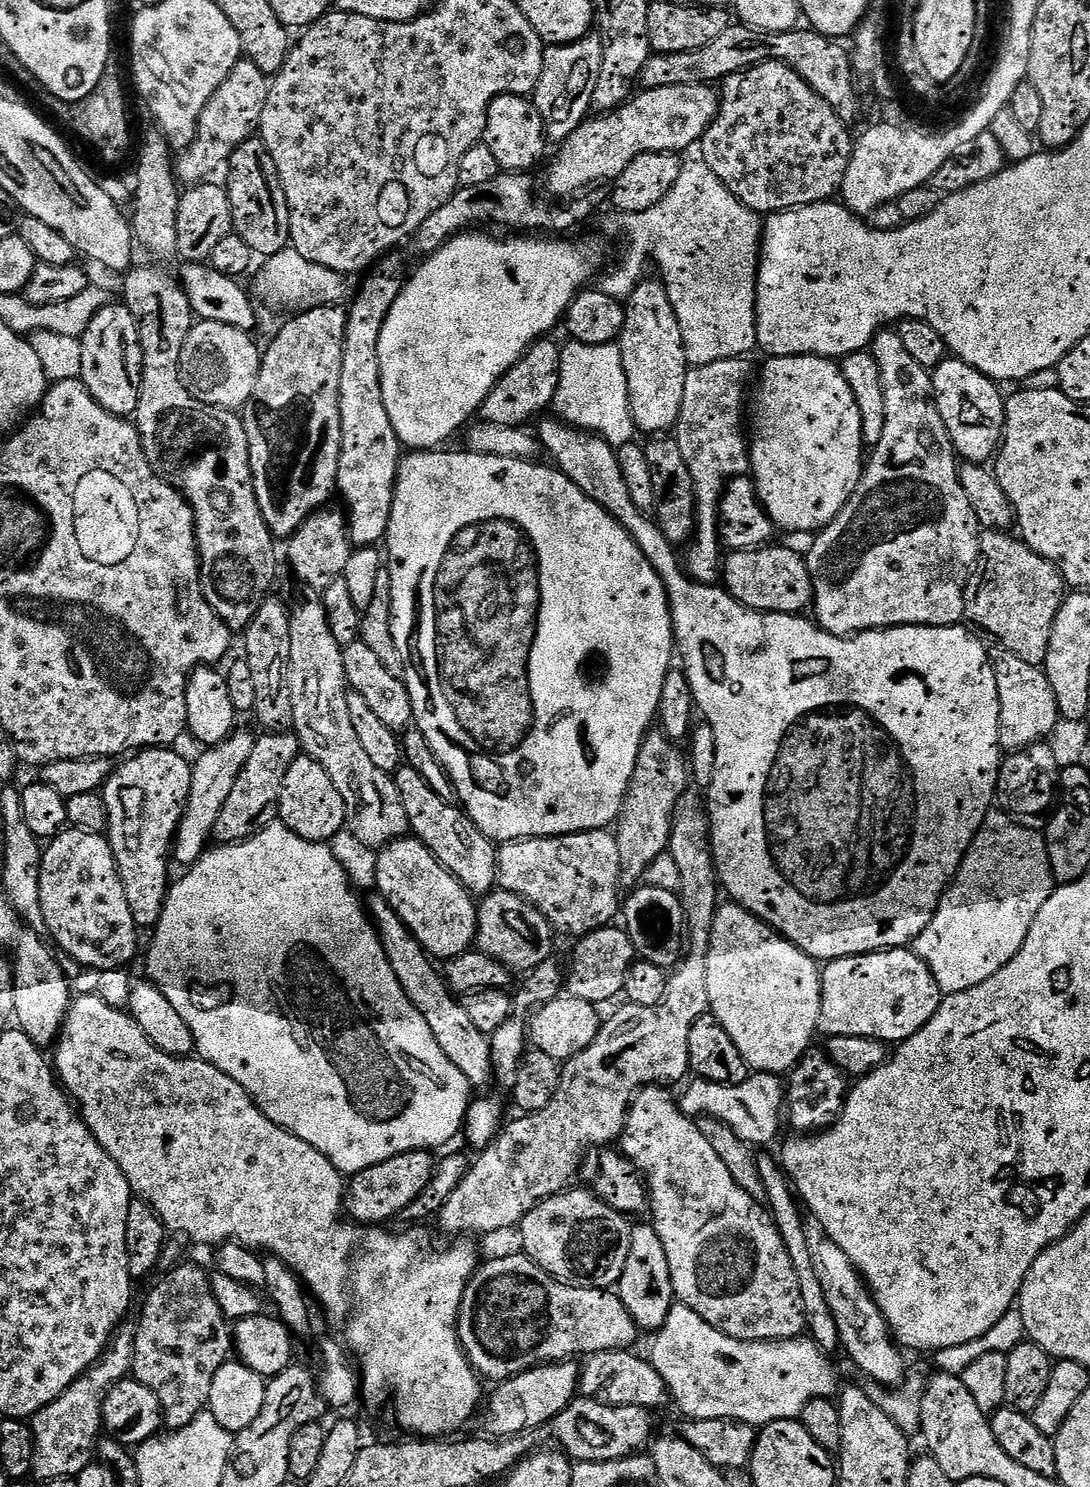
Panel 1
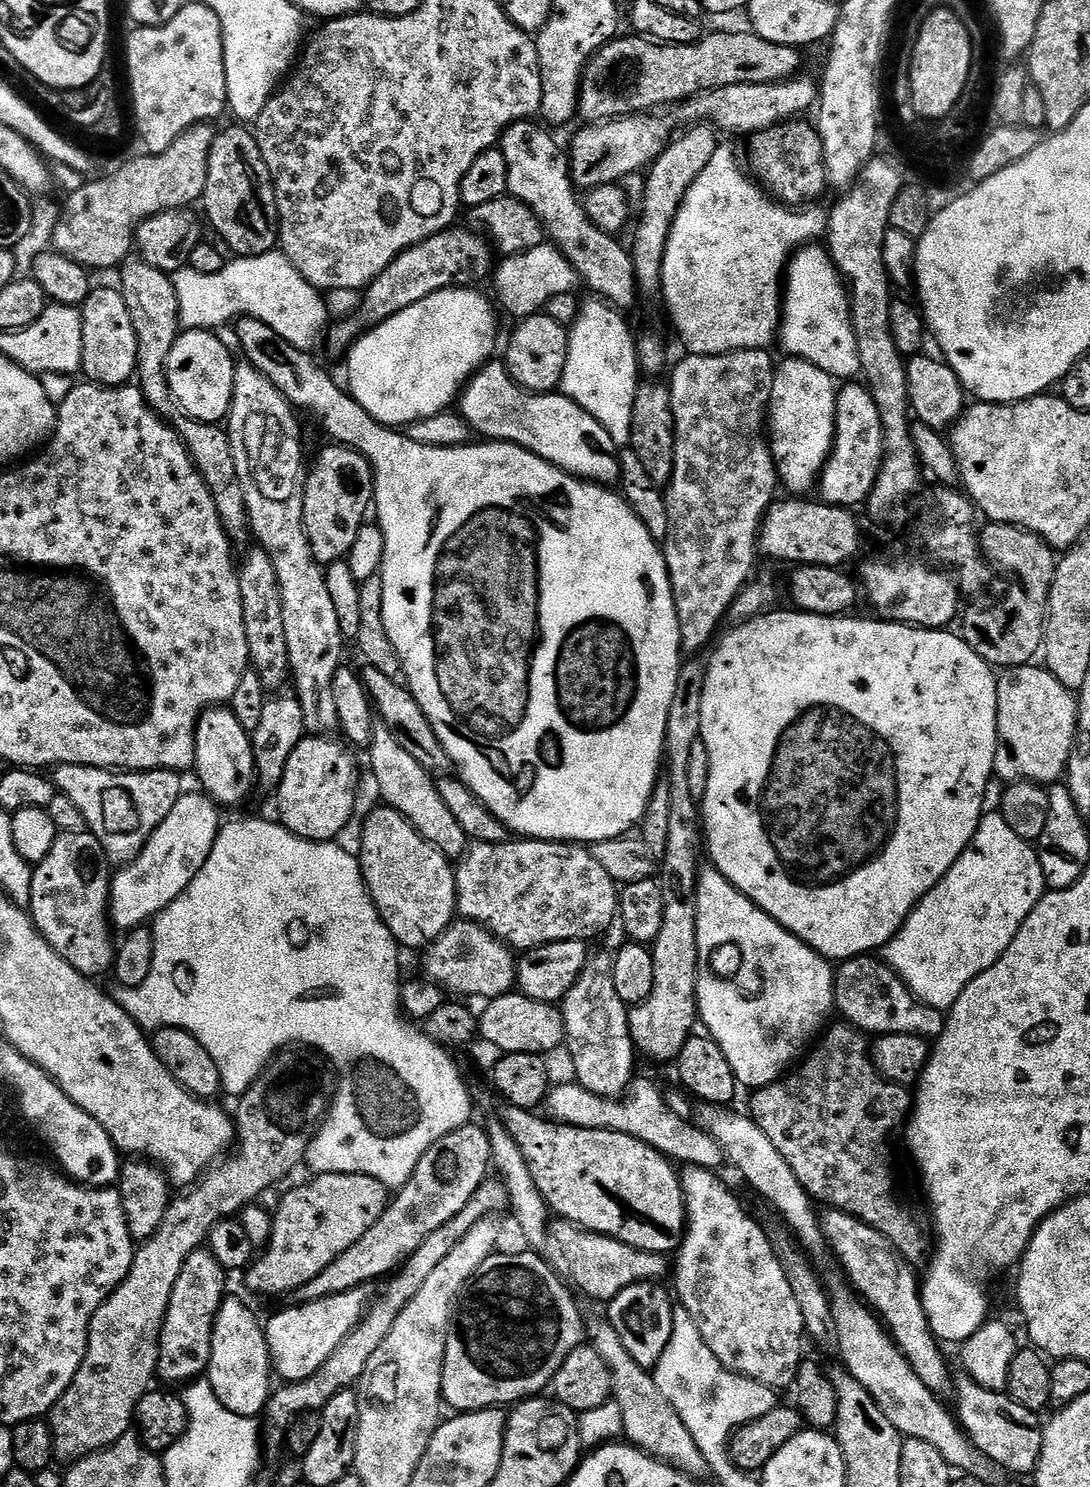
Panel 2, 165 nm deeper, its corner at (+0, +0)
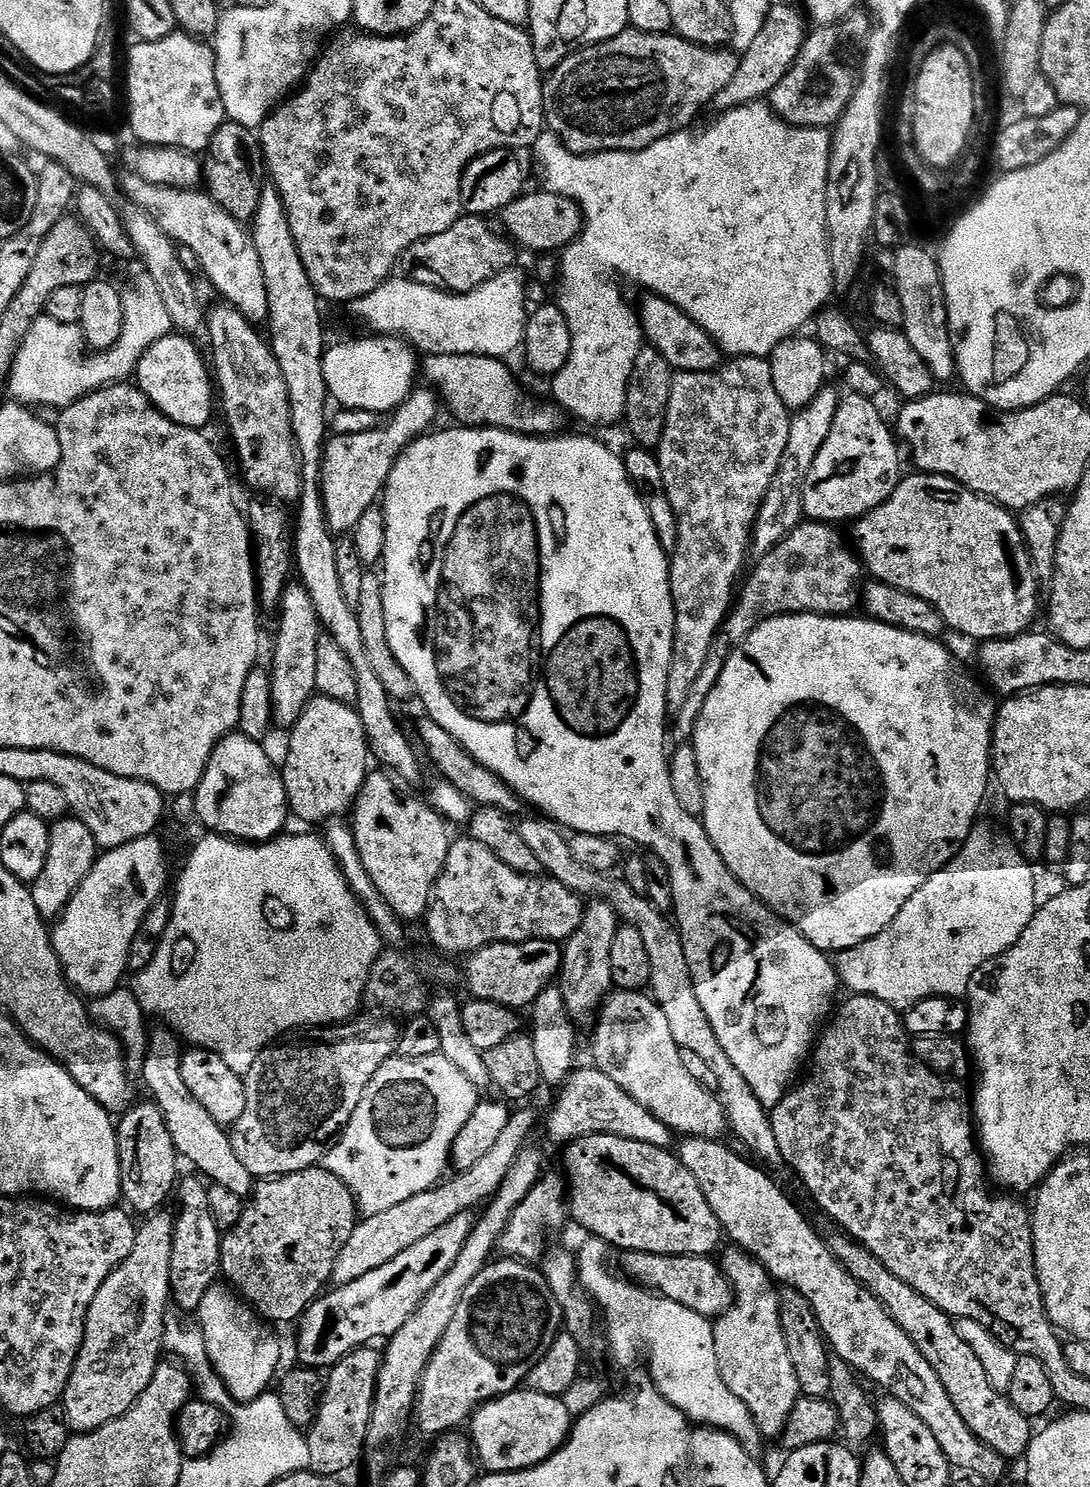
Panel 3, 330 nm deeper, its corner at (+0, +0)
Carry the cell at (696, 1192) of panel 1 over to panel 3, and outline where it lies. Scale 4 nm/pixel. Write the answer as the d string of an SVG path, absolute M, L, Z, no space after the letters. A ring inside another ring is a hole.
M731 1250L724 1257L719 1257L718 1264L725 1278L732 1287L732 1304L723 1316L714 1324L714 1350L718 1354L718 1366L722 1374L722 1382L730 1386L730 1390L750 1410L754 1422L758 1426L761 1437L784 1435L784 1427L795 1403L802 1393L798 1386L798 1374L794 1374L794 1362L790 1362L790 1350L786 1338L782 1334L782 1322L780 1321L780 1292L777 1281L757 1261L746 1252Z

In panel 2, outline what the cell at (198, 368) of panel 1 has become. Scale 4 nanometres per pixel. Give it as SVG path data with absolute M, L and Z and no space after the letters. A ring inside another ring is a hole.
M184 330L177 336L168 359L168 385L172 399L193 420L220 424L227 417L234 394L237 361L212 330Z

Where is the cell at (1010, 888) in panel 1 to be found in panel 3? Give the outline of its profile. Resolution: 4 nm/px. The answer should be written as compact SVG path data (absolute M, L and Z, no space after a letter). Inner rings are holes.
M984 822L977 823L972 833L968 835L968 840L957 852L954 859L945 868L939 868L916 891L914 898L910 898L910 902L906 902L906 906L902 906L898 918L894 918L894 922L890 922L890 926L886 926L886 930L882 930L882 934L878 934L858 946L854 946L850 950L839 953L835 957L834 963L839 983L843 987L845 984L849 988L847 990L849 993L857 996L873 996L897 1010L907 1010L914 1007L918 1002L922 1002L926 998L934 998L935 996L945 996L947 1000L960 1000L967 997L970 978L973 974L986 962L996 960L1004 955L1005 952L1010 951L1014 946L1014 942L1018 942L1018 938L1022 938L1022 930L1026 930L1026 926L1030 926L1030 918L1034 918L1038 907L1038 899L1036 900L1036 872L1032 868L1035 867L1016 849L1015 843L1007 835L996 836L995 830L990 825L984 824Z

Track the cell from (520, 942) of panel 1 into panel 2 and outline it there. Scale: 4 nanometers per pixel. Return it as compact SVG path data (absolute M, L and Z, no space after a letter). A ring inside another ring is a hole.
M457 919L435 942L428 945L426 955L428 957L424 964L428 967L427 979L435 981L449 993L457 992L460 995L457 997L484 996L485 1001L490 1001L517 987L518 960L513 949L483 924L476 924L473 920Z

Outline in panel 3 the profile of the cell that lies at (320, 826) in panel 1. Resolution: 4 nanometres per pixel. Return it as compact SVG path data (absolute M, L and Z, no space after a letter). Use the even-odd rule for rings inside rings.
M317 694L306 706L302 718L298 718L298 722L292 727L289 736L292 737L288 740L288 753L284 756L284 764L282 763L282 775L291 815L295 819L297 816L308 824L320 824L319 826L343 817L355 805L356 795L362 790L364 779L370 771L368 739L355 707Z

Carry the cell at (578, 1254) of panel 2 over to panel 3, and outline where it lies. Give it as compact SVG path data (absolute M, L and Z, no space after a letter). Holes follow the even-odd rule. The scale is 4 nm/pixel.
M624 1252L623 1275L633 1284L649 1289L658 1296L665 1296L694 1314L719 1318L732 1304L732 1287L715 1259L707 1256L667 1256L649 1252Z

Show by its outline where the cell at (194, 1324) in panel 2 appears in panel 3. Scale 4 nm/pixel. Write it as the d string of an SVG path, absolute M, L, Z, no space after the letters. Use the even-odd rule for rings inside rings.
M191 1175L185 1180L183 1177L178 1184L178 1200L180 1196L180 1204L184 1209L181 1210L180 1216L178 1212L175 1217L176 1229L172 1235L172 1253L168 1267L172 1287L171 1303L175 1307L177 1304L181 1308L179 1311L184 1314L196 1314L206 1292L222 1276L220 1270L222 1229L214 1222L214 1214L210 1214L209 1185L199 1175Z

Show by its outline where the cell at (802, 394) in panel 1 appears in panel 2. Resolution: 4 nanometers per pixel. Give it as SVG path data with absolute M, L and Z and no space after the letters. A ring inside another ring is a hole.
M797 358L781 359L776 365L772 402L768 413L767 431L770 433L772 456L776 459L776 470L781 485L789 488L792 494L808 494L817 487L820 473L823 472L832 443L836 437L836 393L837 381L826 370L820 370L806 360Z

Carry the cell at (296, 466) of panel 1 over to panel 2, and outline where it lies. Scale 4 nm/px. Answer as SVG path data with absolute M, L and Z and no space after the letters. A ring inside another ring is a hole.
M461 226L445 228L443 232L434 234L414 246L410 246L372 284L369 284L360 301L360 309L351 316L337 319L327 329L326 346L334 355L343 357L348 349L368 331L394 314L414 306L414 302L422 302L422 298L430 298L430 294L440 292L443 288L457 286L476 286L479 280L486 281L493 275L493 245L487 235L479 231L467 232Z

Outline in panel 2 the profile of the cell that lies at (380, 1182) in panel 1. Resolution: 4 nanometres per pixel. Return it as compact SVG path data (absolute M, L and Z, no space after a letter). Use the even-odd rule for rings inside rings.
M321 1172L311 1178L281 1198L280 1205L274 1208L272 1233L261 1251L265 1252L261 1256L259 1253L247 1269L248 1284L260 1296L289 1295L318 1278L388 1209L390 1190L378 1178L345 1172Z

